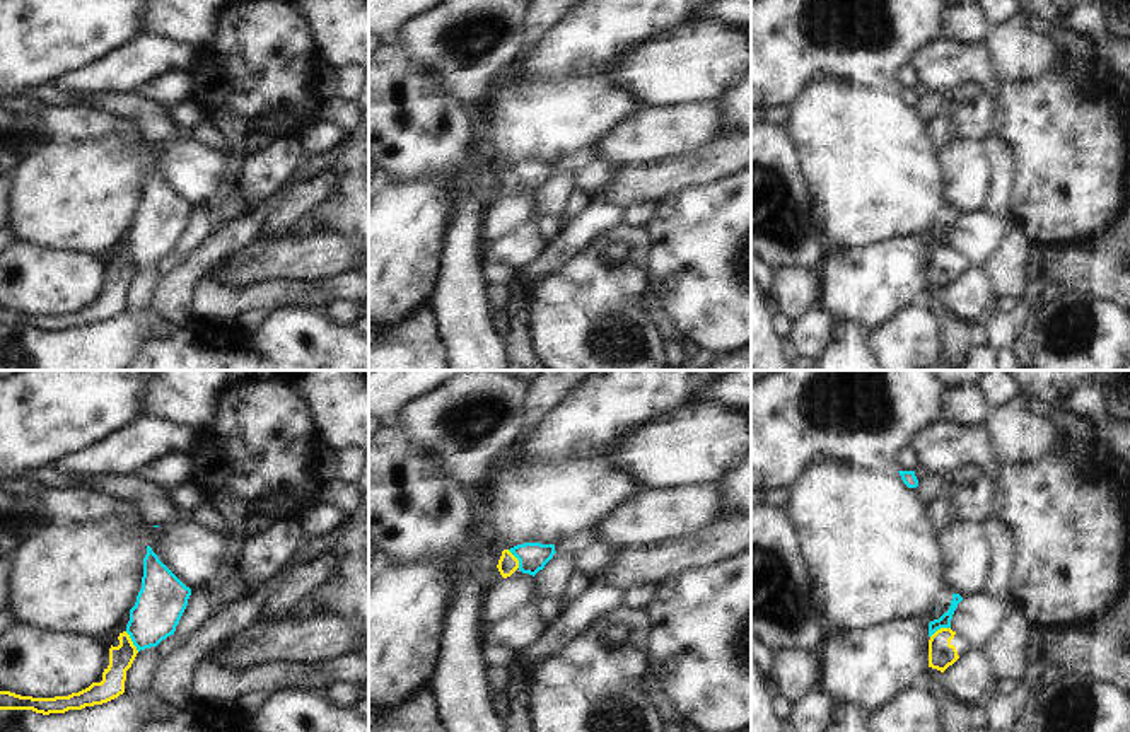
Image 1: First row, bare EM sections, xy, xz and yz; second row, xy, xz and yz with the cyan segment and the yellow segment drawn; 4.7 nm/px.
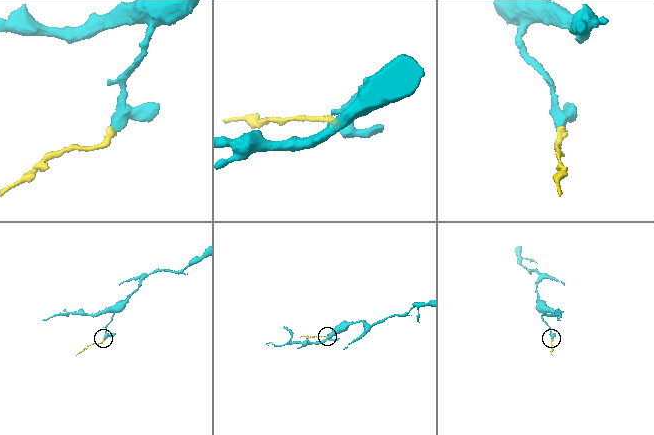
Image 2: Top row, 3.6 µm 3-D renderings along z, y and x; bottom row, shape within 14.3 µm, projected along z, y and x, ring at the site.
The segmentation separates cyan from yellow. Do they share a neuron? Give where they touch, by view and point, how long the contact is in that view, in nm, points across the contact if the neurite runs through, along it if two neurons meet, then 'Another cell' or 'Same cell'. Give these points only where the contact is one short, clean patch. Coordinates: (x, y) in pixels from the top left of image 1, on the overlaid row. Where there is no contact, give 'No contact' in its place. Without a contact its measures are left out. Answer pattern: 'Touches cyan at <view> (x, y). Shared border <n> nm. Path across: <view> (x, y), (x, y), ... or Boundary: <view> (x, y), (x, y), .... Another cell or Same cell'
Touches cyan at xy (132, 640). Shared border 120 nm. Boundary: xy (125, 632), (139, 650). Another cell.

